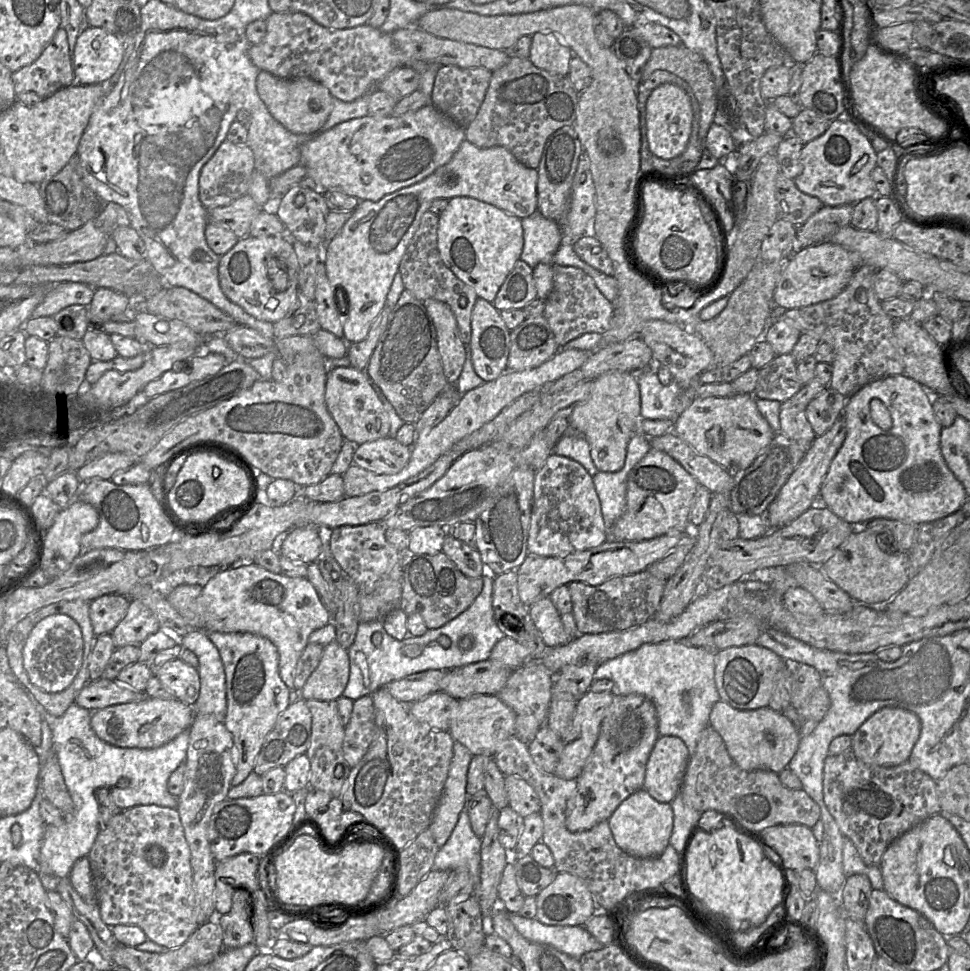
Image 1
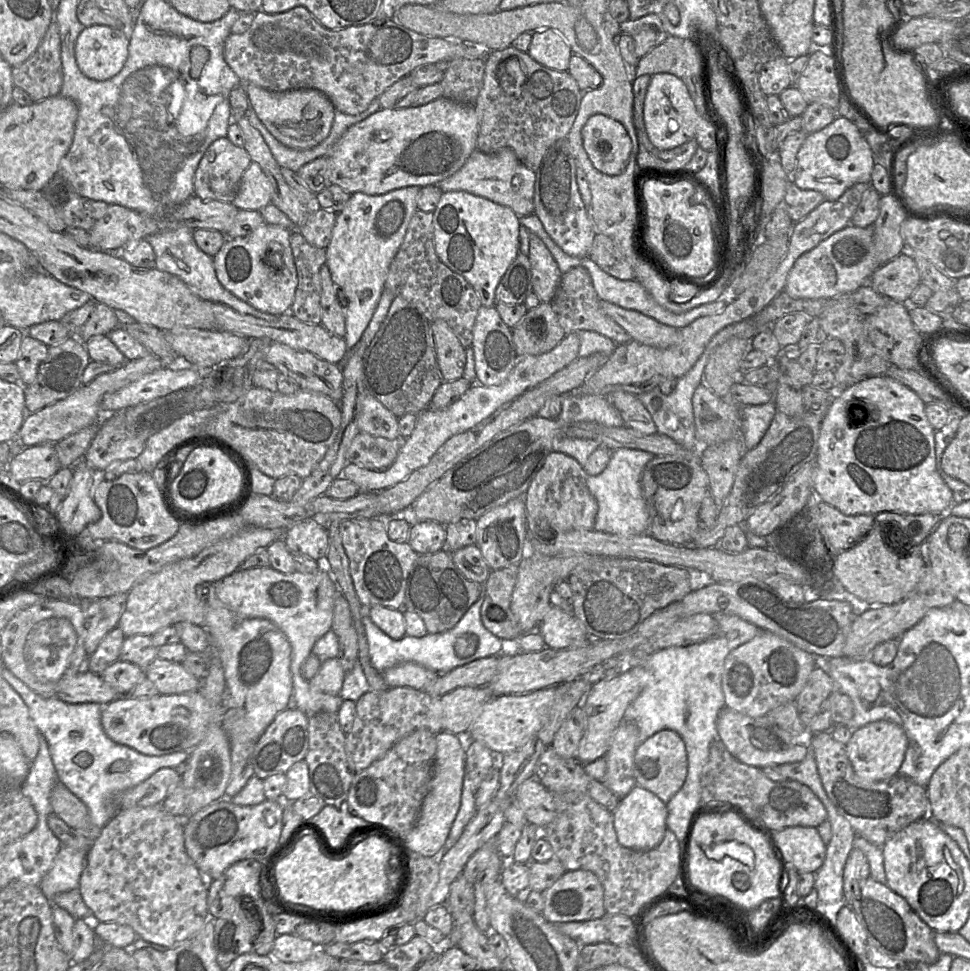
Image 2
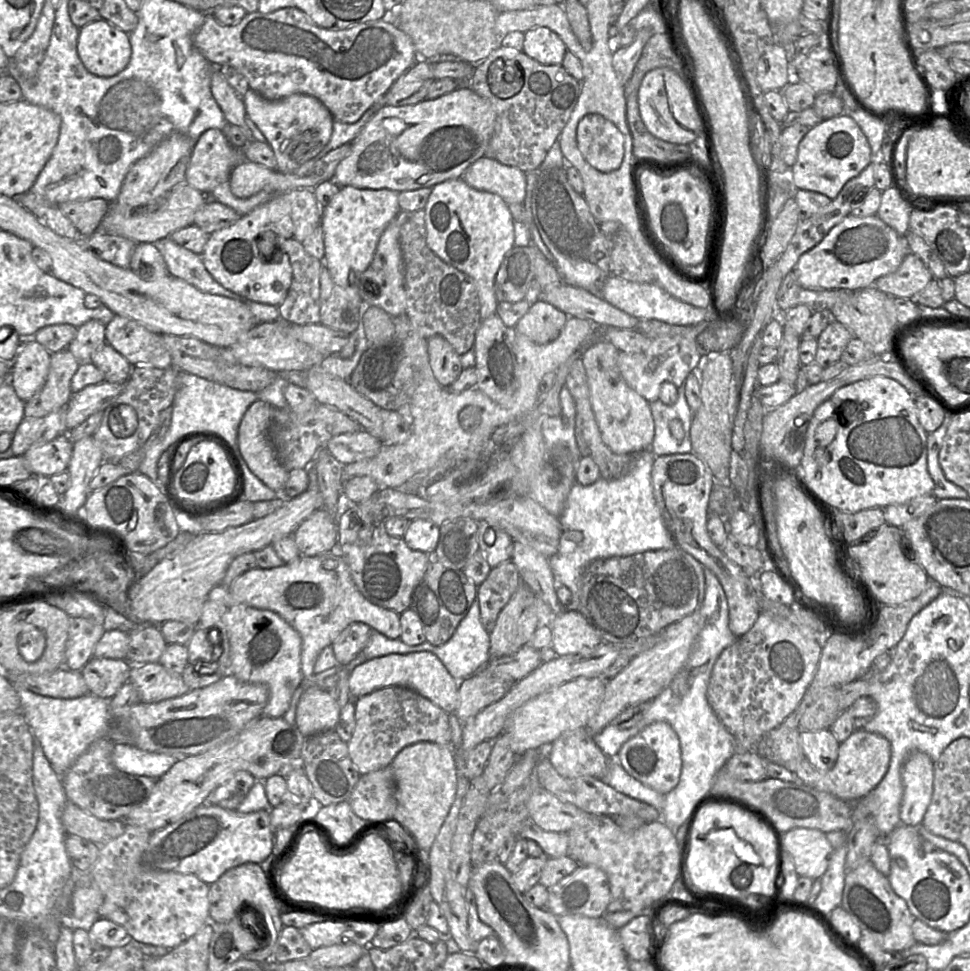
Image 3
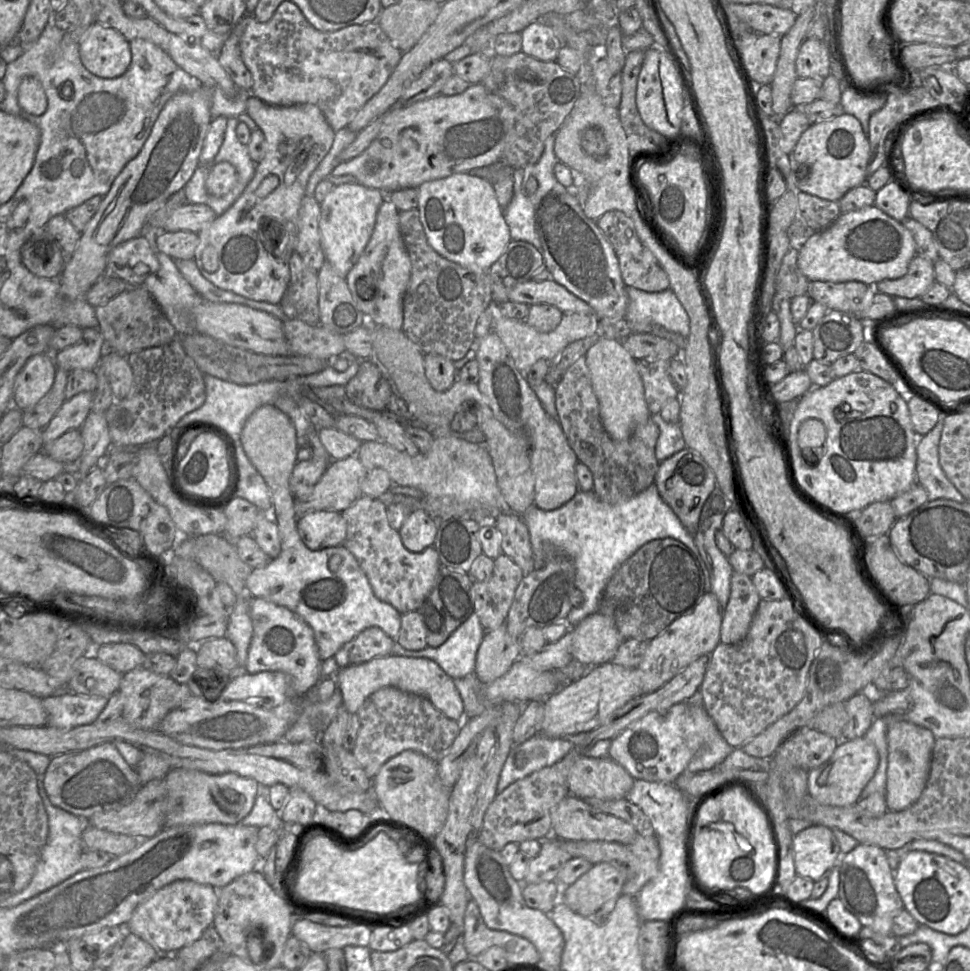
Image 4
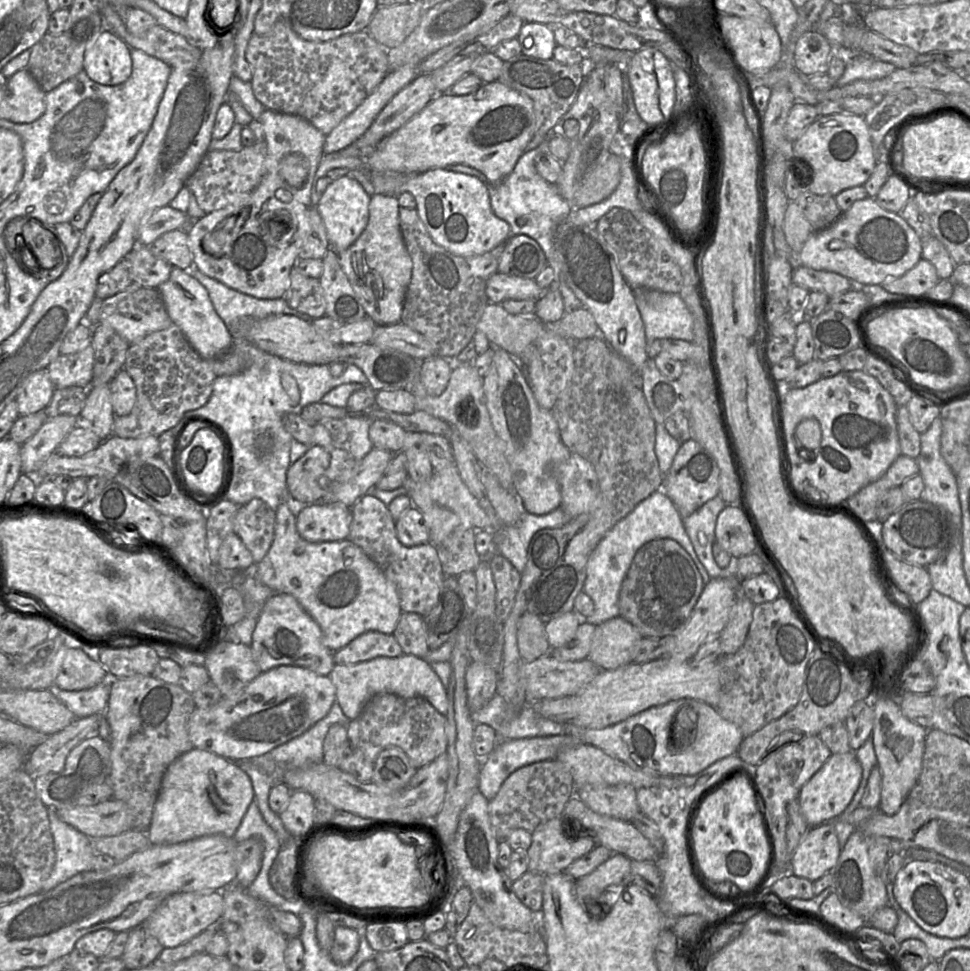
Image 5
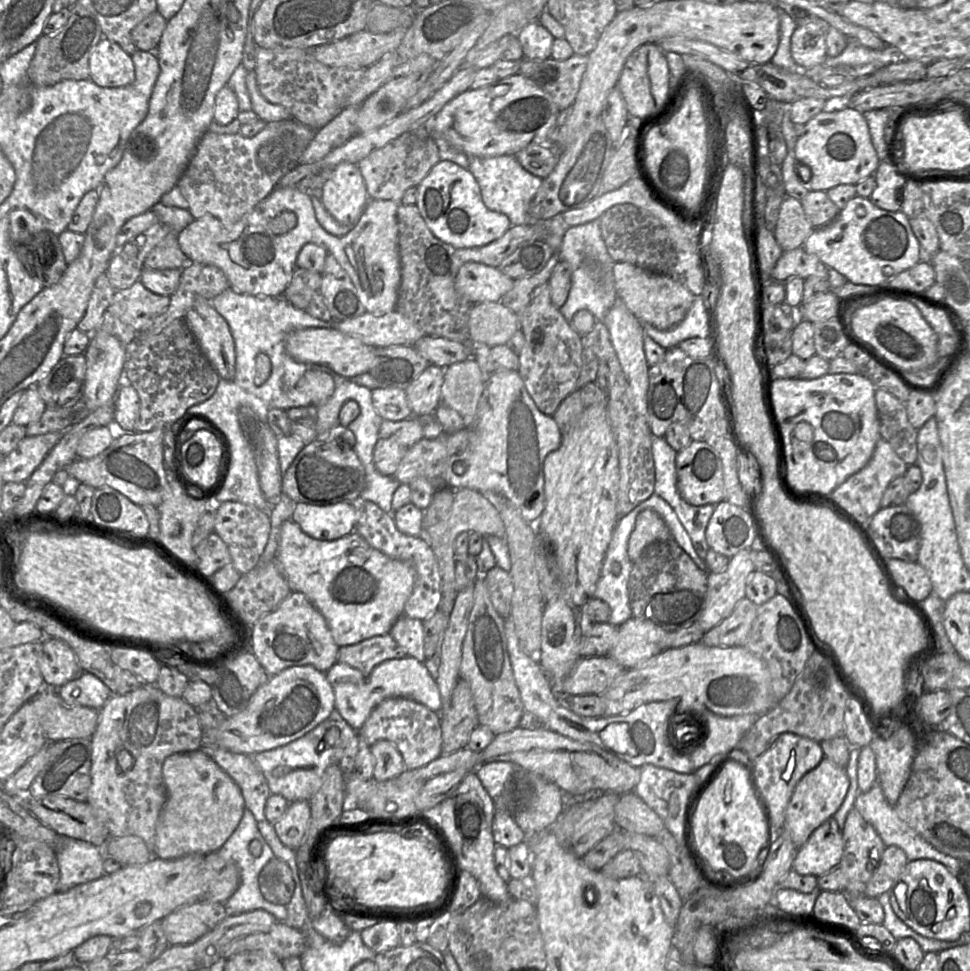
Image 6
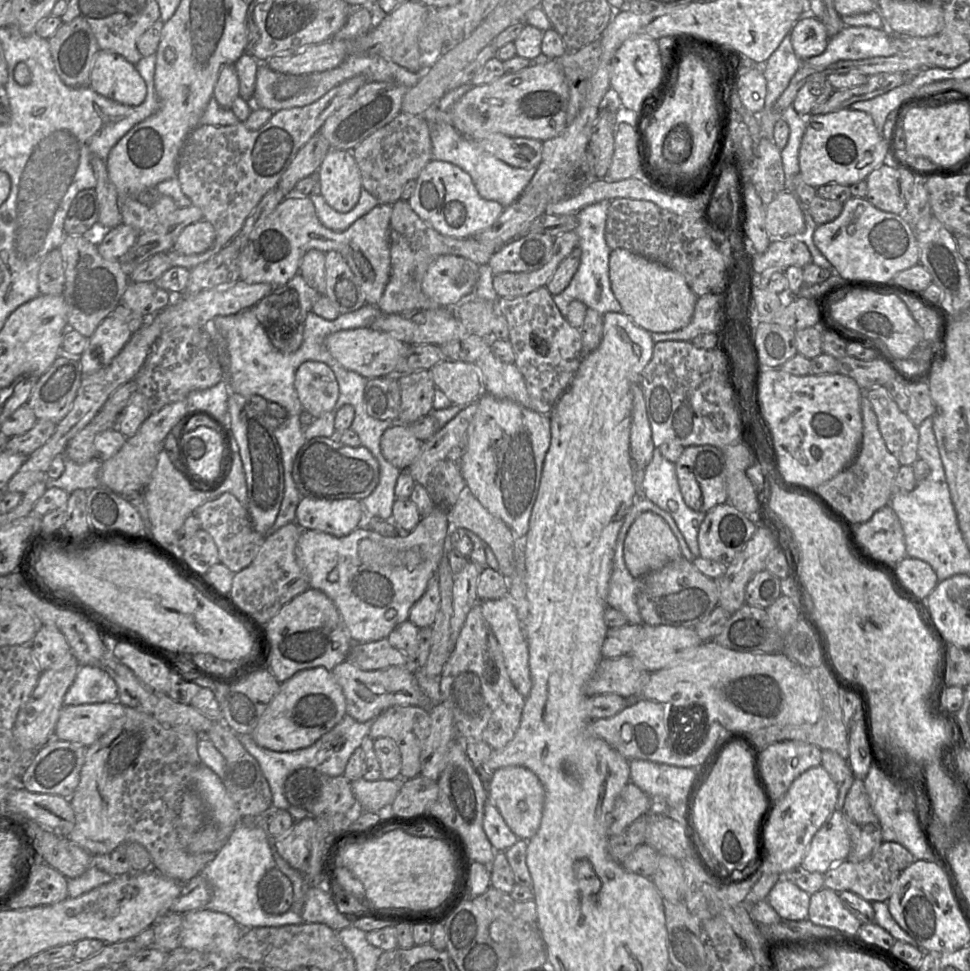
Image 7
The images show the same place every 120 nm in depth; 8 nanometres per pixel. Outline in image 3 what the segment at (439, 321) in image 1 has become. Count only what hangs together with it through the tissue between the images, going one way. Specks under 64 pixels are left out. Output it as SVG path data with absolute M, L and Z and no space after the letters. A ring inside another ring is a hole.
M434 335L428 339L427 351L437 382L448 388L463 370L460 355L441 335Z

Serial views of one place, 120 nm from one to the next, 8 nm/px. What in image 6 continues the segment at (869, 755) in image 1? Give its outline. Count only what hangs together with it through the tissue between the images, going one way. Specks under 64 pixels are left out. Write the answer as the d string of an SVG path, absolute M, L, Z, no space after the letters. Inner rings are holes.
M823 758L816 768L801 778L793 791L785 814L785 829L789 831L796 847L801 847L815 829L833 817L843 803L849 784L846 767L839 767L827 758Z

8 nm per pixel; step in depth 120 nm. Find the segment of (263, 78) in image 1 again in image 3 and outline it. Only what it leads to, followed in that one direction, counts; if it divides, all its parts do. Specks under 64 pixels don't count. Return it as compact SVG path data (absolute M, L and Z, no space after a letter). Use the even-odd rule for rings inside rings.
M250 88L243 100L247 115L264 134L275 154L278 172L294 173L300 166L316 157L332 136L334 118L328 108L314 96L297 93L271 101Z

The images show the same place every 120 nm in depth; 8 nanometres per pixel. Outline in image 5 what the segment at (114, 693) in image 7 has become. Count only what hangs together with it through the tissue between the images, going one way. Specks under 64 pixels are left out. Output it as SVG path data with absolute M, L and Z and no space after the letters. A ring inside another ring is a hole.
M110 680L85 690L65 691L54 686L50 690L78 719L104 714L109 698L109 686Z

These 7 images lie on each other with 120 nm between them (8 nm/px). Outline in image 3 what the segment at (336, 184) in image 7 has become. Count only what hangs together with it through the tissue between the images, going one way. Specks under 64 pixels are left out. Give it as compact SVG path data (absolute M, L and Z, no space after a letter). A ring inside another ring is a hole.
M343 186L322 209L324 265L328 268L334 283L347 292L349 299L356 306L364 306L358 288L359 276L370 266L382 233L402 211L398 195L399 192L390 189Z

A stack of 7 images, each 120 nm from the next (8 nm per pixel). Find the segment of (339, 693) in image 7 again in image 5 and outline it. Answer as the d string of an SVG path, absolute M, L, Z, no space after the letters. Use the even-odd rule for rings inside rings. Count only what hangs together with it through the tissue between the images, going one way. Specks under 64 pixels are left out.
M278 666L262 672L235 695L222 696L216 705L205 709L196 708L187 724L188 735L194 748L231 761L246 761L305 733L328 714L335 701L336 688L329 676L321 676L302 667Z

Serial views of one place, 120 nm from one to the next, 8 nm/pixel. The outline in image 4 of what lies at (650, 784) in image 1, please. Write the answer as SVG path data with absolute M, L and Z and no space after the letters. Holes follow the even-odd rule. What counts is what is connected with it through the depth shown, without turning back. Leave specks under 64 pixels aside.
M681 702L666 712L651 711L611 740L608 756L635 780L674 783L707 741L708 729L718 729L702 703Z

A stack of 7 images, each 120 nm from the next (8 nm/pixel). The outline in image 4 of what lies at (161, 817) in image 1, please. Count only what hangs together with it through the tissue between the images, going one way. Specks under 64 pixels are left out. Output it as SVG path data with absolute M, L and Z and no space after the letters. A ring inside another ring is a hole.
M176 880L137 906L125 926L125 932L139 936L158 952L174 954L198 940L213 925L217 903L218 889L192 880Z

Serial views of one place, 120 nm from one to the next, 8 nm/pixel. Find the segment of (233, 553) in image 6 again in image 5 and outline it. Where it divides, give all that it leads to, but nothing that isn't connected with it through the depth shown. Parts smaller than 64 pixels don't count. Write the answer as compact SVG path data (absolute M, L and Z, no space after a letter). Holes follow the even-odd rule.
M260 499L240 506L234 517L233 533L251 552L255 564L263 560L272 545L275 520L275 511Z

